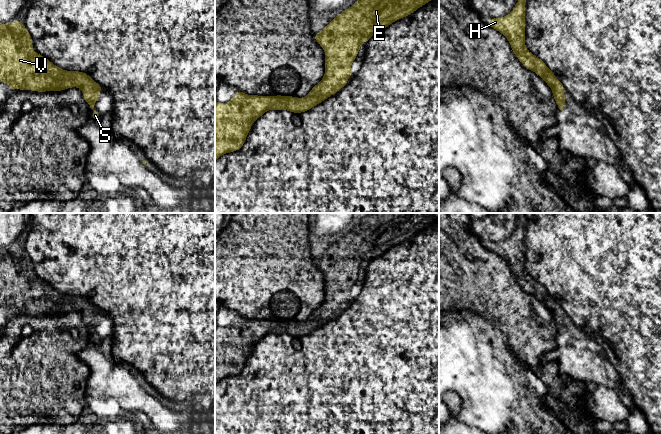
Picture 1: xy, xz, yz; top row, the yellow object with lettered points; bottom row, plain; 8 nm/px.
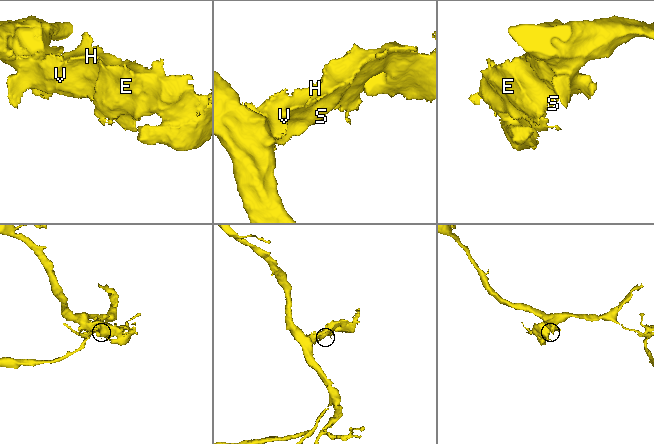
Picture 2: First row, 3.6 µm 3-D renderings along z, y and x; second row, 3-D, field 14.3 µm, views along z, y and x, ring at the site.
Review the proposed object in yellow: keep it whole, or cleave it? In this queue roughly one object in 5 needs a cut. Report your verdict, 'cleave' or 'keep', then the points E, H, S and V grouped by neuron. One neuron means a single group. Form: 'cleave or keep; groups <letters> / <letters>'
keep; groups E H S V

